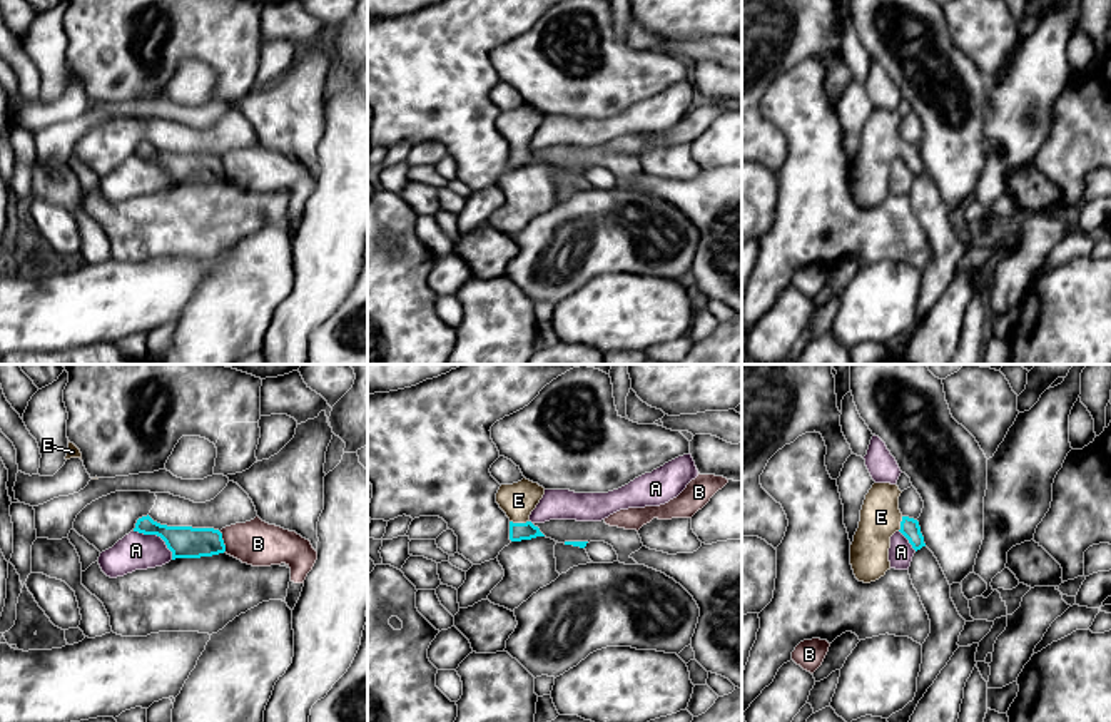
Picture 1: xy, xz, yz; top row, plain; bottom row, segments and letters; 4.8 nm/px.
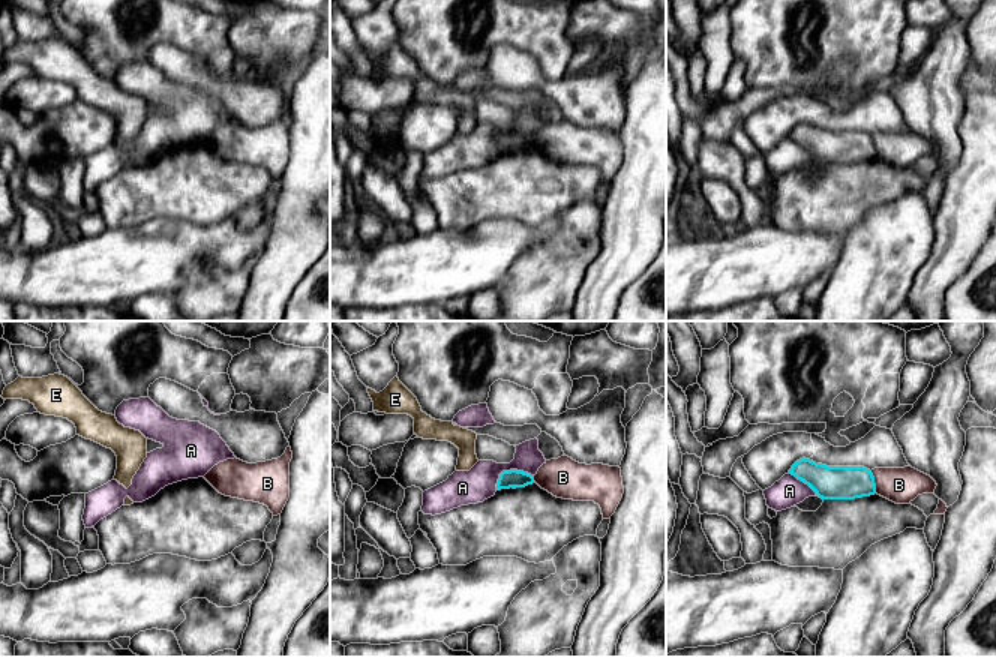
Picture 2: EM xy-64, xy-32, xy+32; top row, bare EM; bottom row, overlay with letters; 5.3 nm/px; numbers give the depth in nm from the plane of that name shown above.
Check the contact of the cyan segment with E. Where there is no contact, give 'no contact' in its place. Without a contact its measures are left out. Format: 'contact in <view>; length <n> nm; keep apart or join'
contact in xz; length 100 nm; join

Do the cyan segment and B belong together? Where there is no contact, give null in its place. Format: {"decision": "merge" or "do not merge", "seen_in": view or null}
{"decision": "do not merge", "seen_in": "xy"}

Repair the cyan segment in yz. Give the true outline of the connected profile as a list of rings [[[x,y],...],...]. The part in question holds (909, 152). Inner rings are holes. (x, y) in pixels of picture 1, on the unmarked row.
[[[874,109],[865,120],[850,170],[850,191],[859,207],[875,207],[890,196],[889,174],[895,157],[900,157],[916,177],[926,172],[919,147],[899,135],[900,119],[897,110]]]

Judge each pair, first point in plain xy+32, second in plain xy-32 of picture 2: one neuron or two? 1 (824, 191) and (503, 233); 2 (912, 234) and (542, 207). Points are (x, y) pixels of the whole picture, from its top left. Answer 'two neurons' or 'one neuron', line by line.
1: two neurons
2: two neurons

